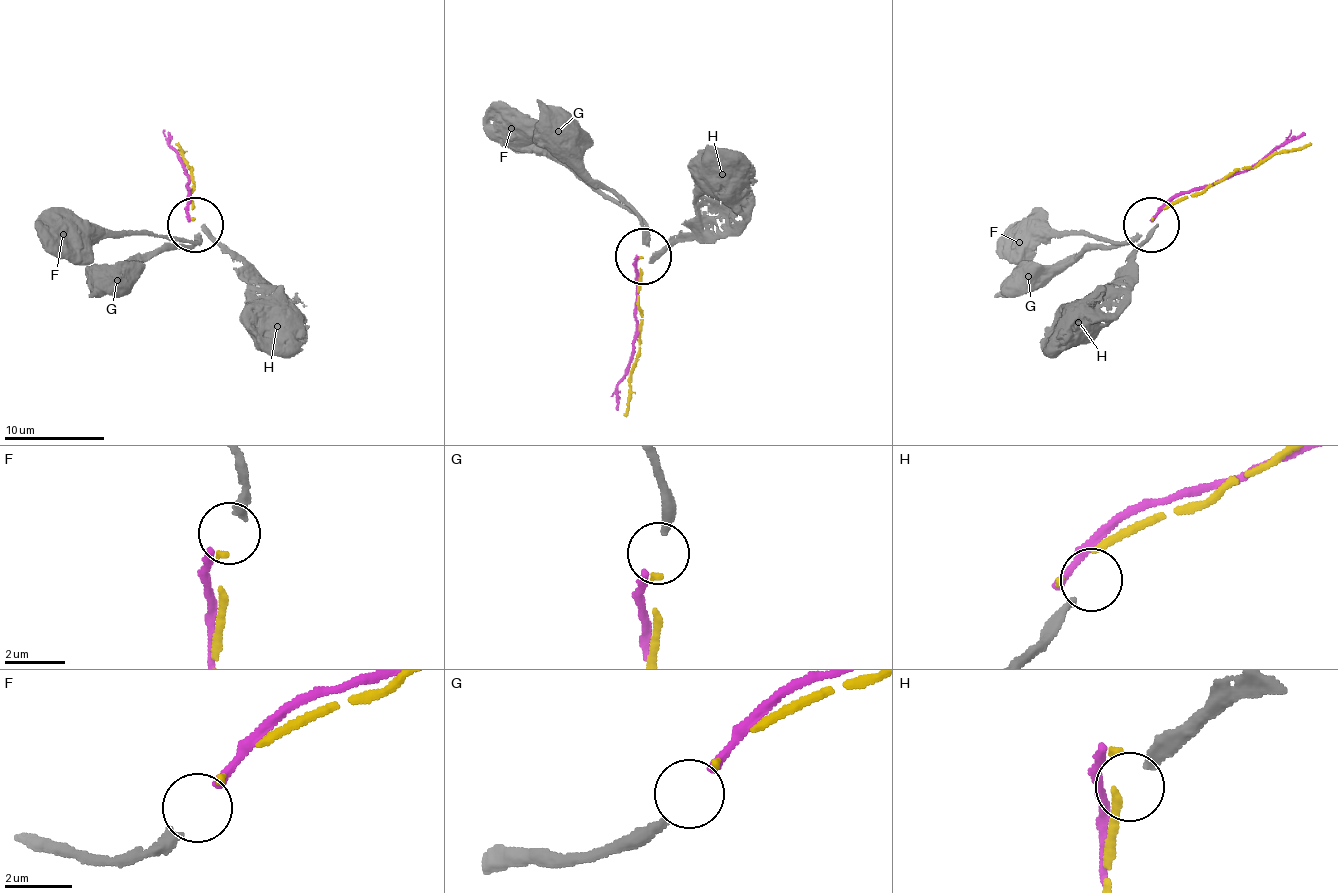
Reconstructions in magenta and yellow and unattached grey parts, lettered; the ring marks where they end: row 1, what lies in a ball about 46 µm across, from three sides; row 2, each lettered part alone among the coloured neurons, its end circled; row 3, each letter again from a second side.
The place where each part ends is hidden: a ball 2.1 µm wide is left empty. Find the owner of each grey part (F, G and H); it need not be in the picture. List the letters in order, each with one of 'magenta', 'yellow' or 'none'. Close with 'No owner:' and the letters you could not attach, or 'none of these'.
F: yellow
G: magenta
H: none
No owner: H

